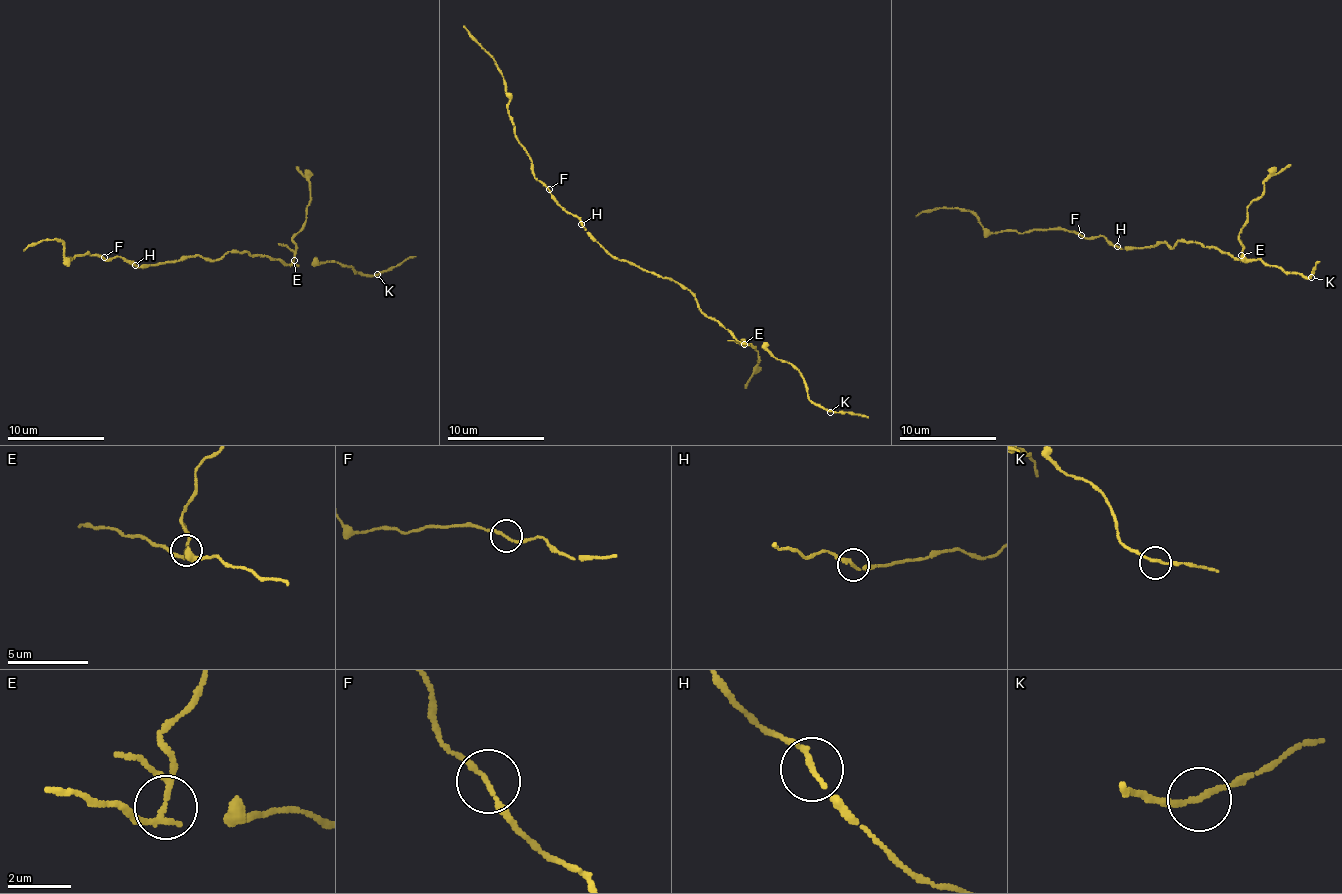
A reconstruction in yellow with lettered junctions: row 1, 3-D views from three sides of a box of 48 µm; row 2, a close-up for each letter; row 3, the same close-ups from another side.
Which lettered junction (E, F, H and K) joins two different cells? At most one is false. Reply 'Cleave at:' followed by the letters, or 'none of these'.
Cleave at: E

